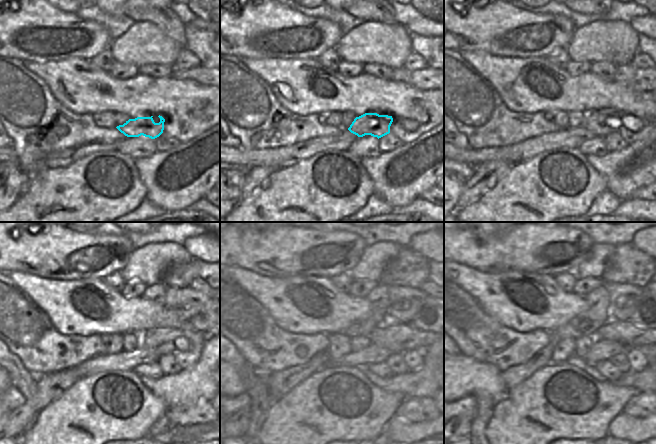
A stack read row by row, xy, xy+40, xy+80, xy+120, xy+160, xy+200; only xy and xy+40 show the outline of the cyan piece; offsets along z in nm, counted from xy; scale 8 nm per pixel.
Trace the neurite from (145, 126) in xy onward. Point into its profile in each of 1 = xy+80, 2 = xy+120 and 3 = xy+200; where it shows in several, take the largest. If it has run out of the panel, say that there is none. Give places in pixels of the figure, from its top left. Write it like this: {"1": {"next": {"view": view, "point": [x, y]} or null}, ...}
{"1": {"next": {"view": "xy+80", "point": [601, 122]}}, "2": {"next": {"view": "xy+120", "point": [161, 340]}}, "3": {"next": {"view": "xy+200", "point": [624, 332]}}}

